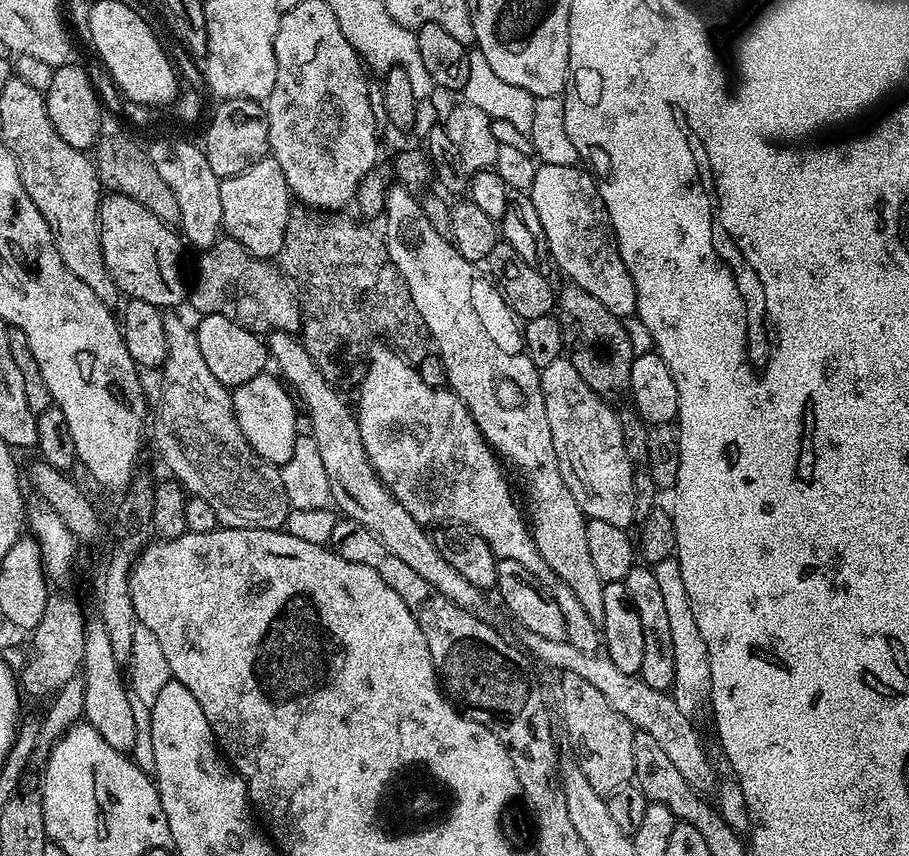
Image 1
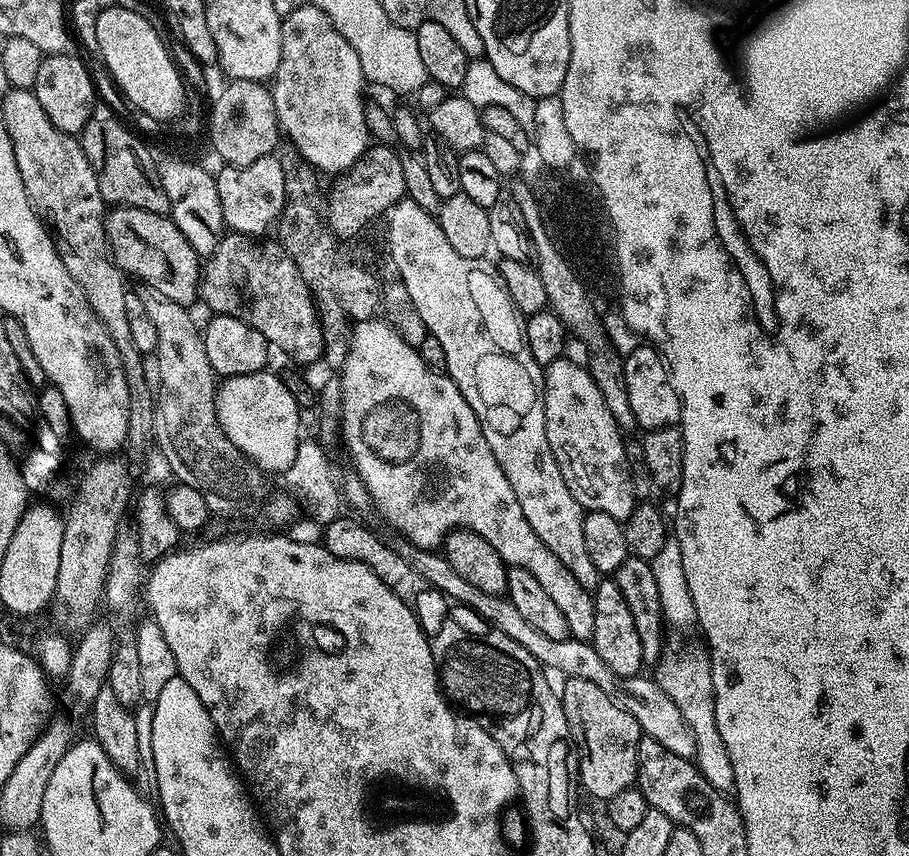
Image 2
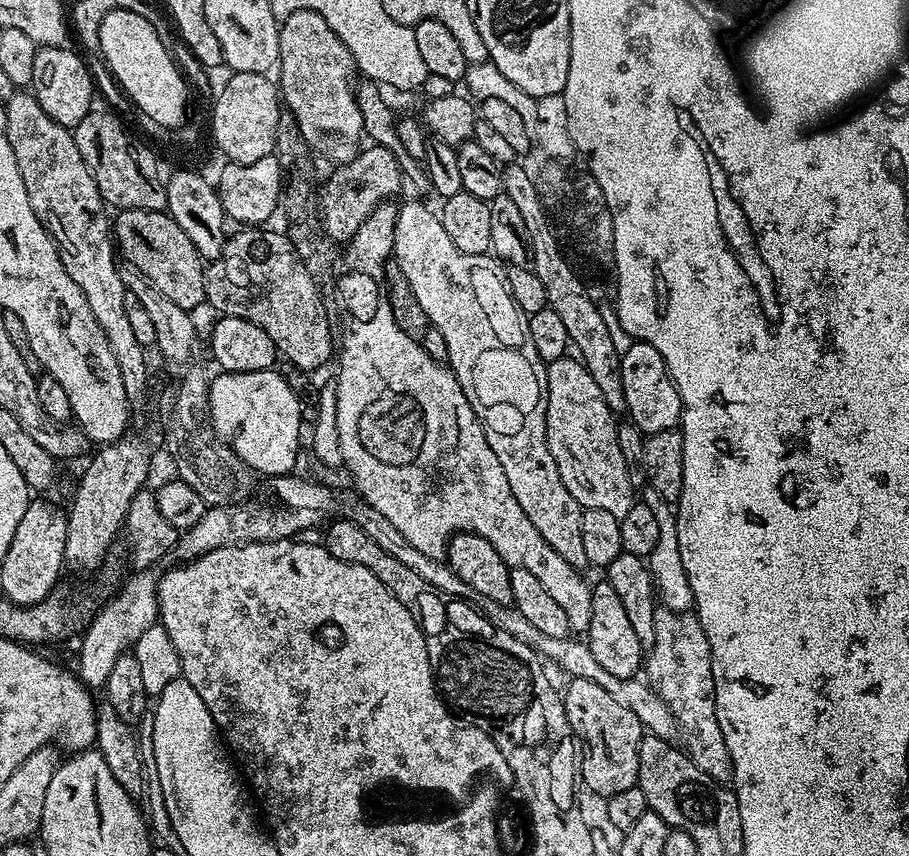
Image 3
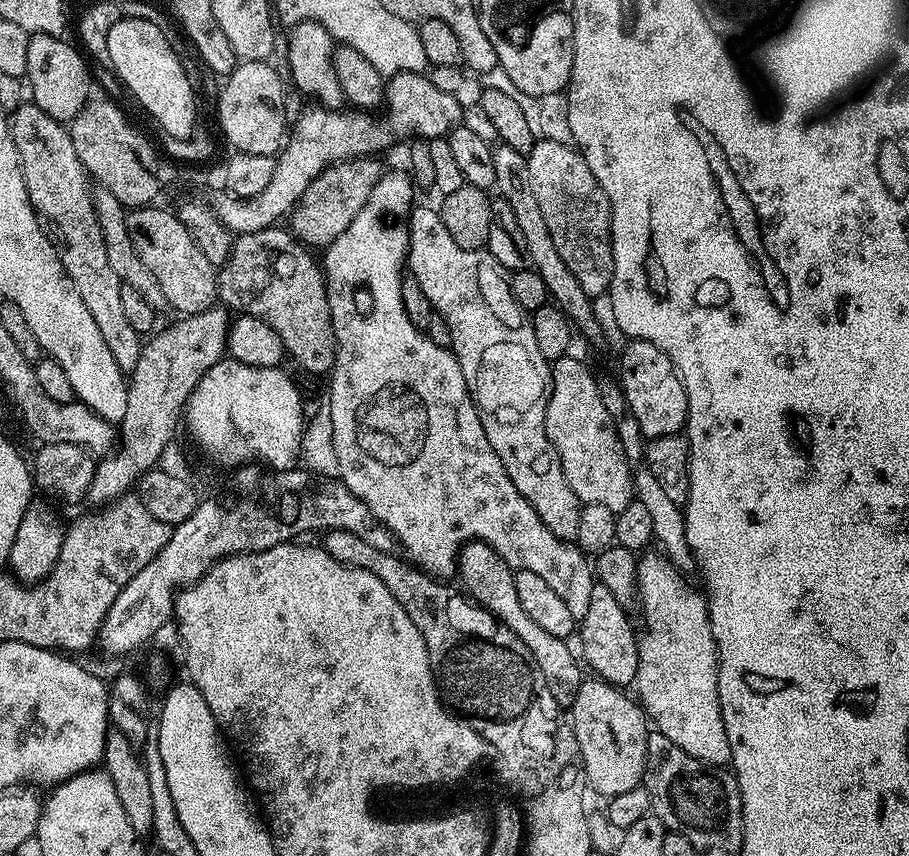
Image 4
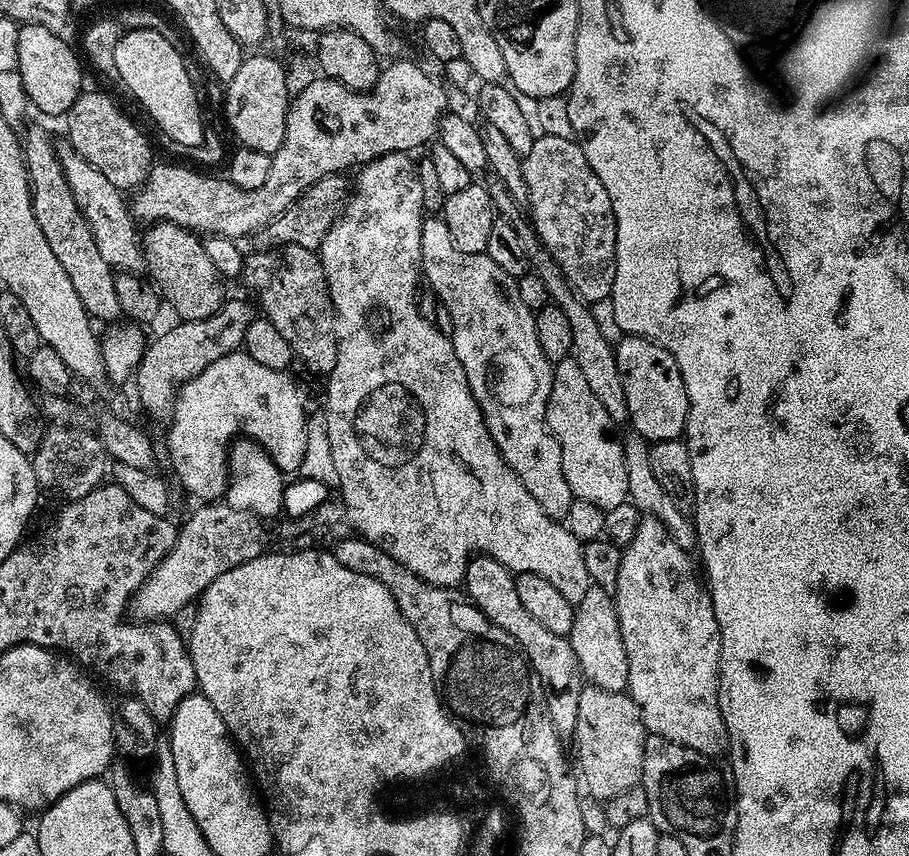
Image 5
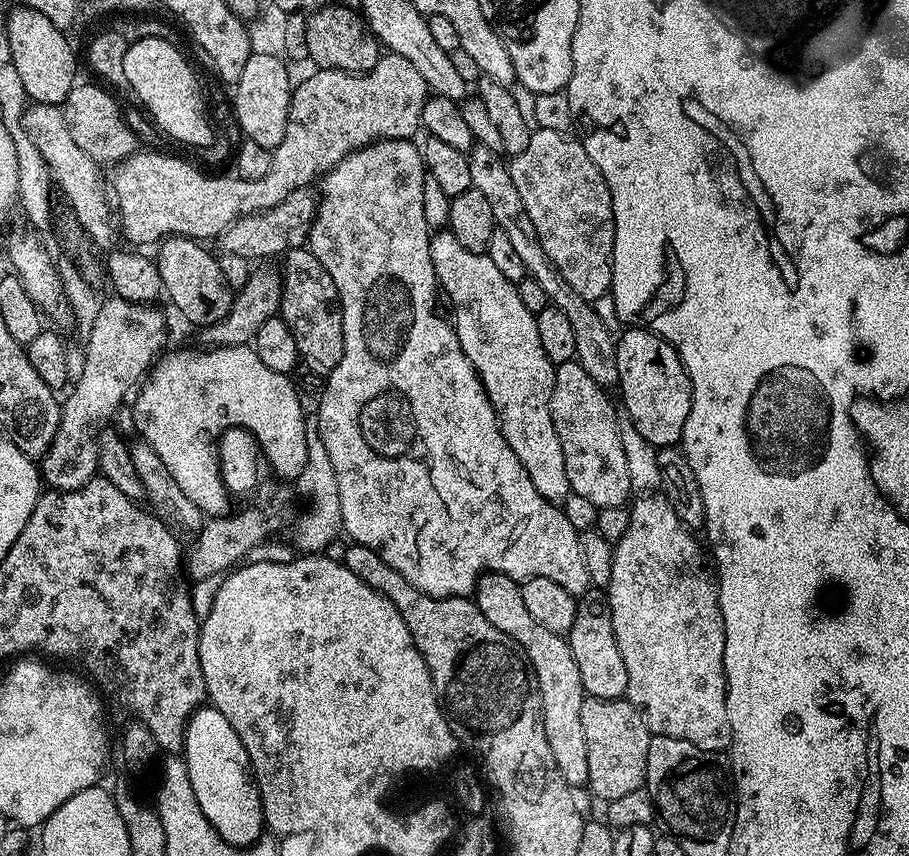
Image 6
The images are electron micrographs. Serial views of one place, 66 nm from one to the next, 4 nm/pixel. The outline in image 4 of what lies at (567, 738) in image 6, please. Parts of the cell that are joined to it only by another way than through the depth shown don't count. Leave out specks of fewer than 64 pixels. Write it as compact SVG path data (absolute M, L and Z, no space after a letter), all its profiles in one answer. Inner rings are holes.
M472 540L460 550L460 556L456 560L455 575L460 576L461 585L459 584L459 587L461 589L464 587L463 591L472 600L481 608L485 608L495 620L505 624L519 638L522 646L526 646L526 650L530 650L538 670L542 670L542 678L546 678L546 686L550 686L554 698L560 701L561 705L571 705L582 679L577 653L575 651L572 653L568 649L570 646L568 640L554 638L554 634L542 630L542 626L538 626L527 616L526 610L520 605L518 593L514 587L516 572L502 559L498 550L494 550L481 540Z

